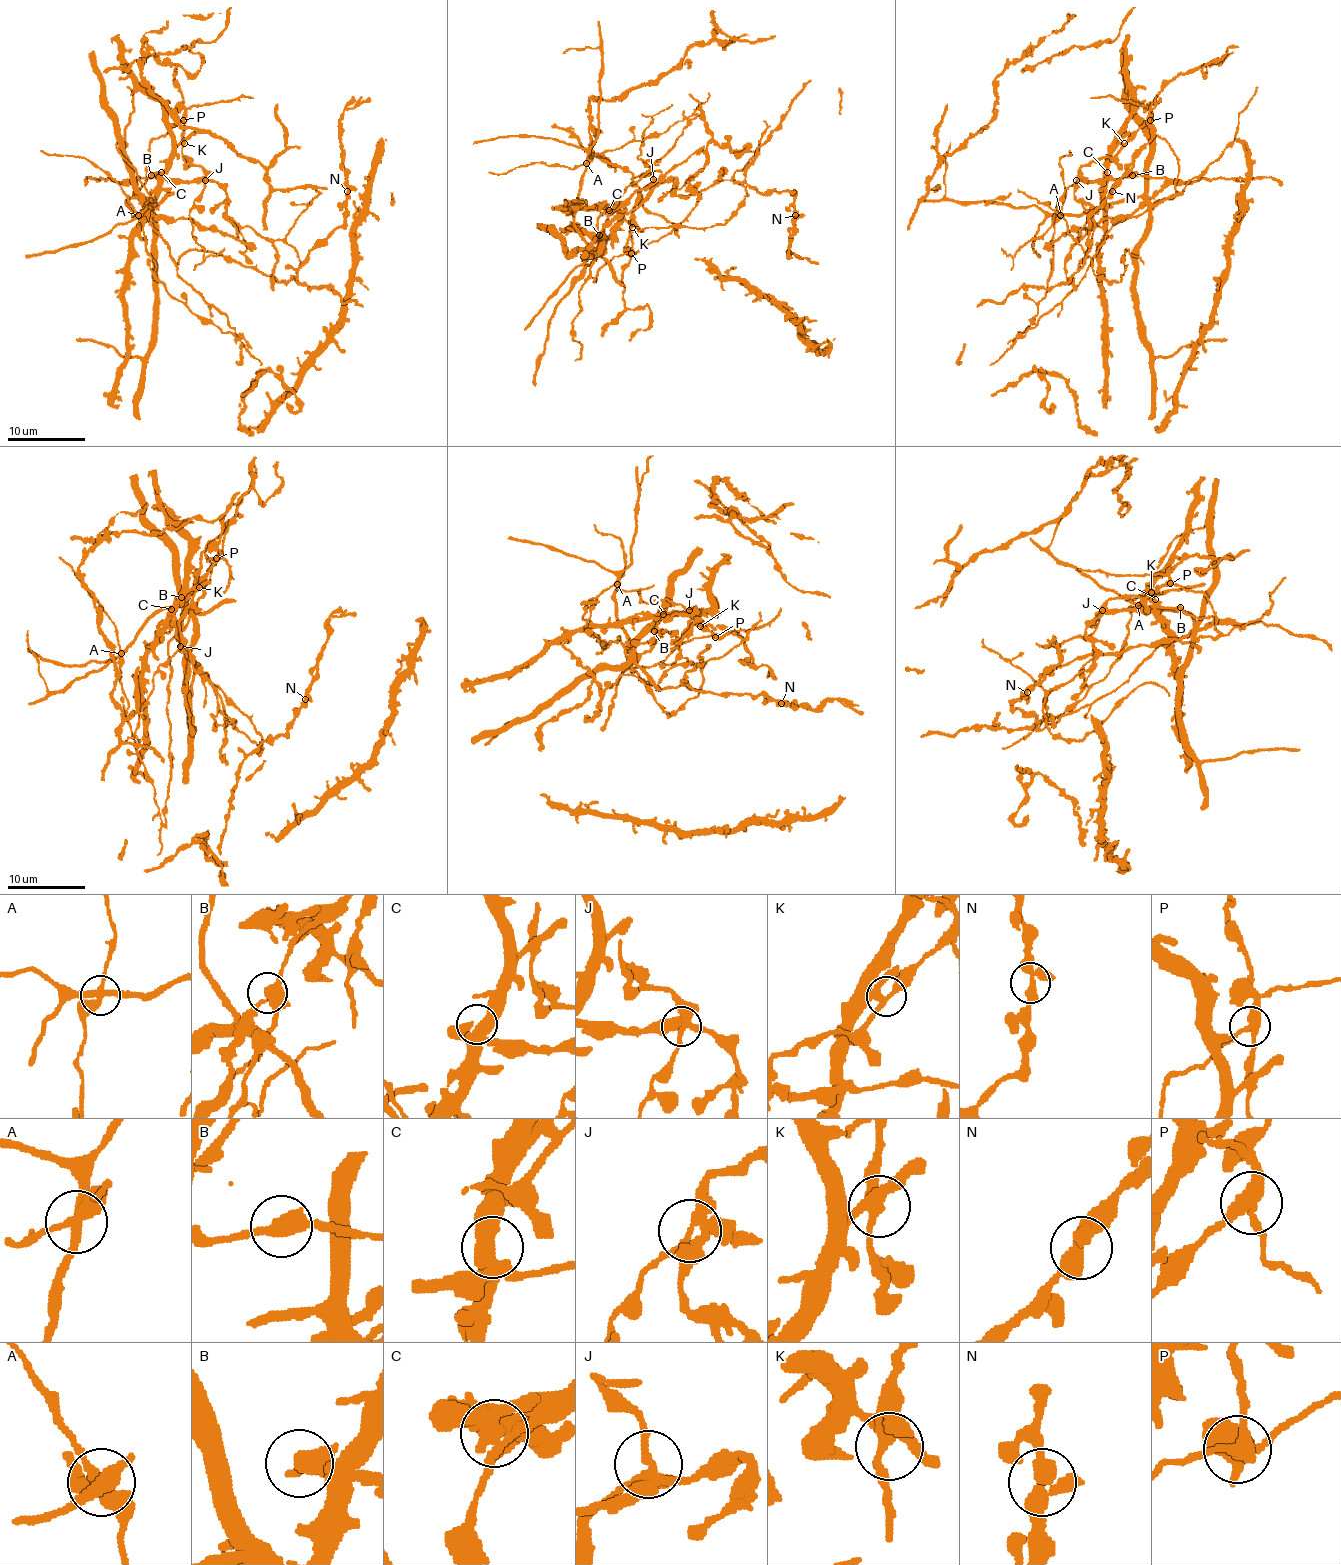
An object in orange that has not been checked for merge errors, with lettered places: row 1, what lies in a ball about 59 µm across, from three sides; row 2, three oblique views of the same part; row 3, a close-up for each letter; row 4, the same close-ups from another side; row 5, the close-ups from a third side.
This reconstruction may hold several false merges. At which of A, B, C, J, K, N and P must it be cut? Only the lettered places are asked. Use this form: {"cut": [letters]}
{"cut": ["A", "P"]}

